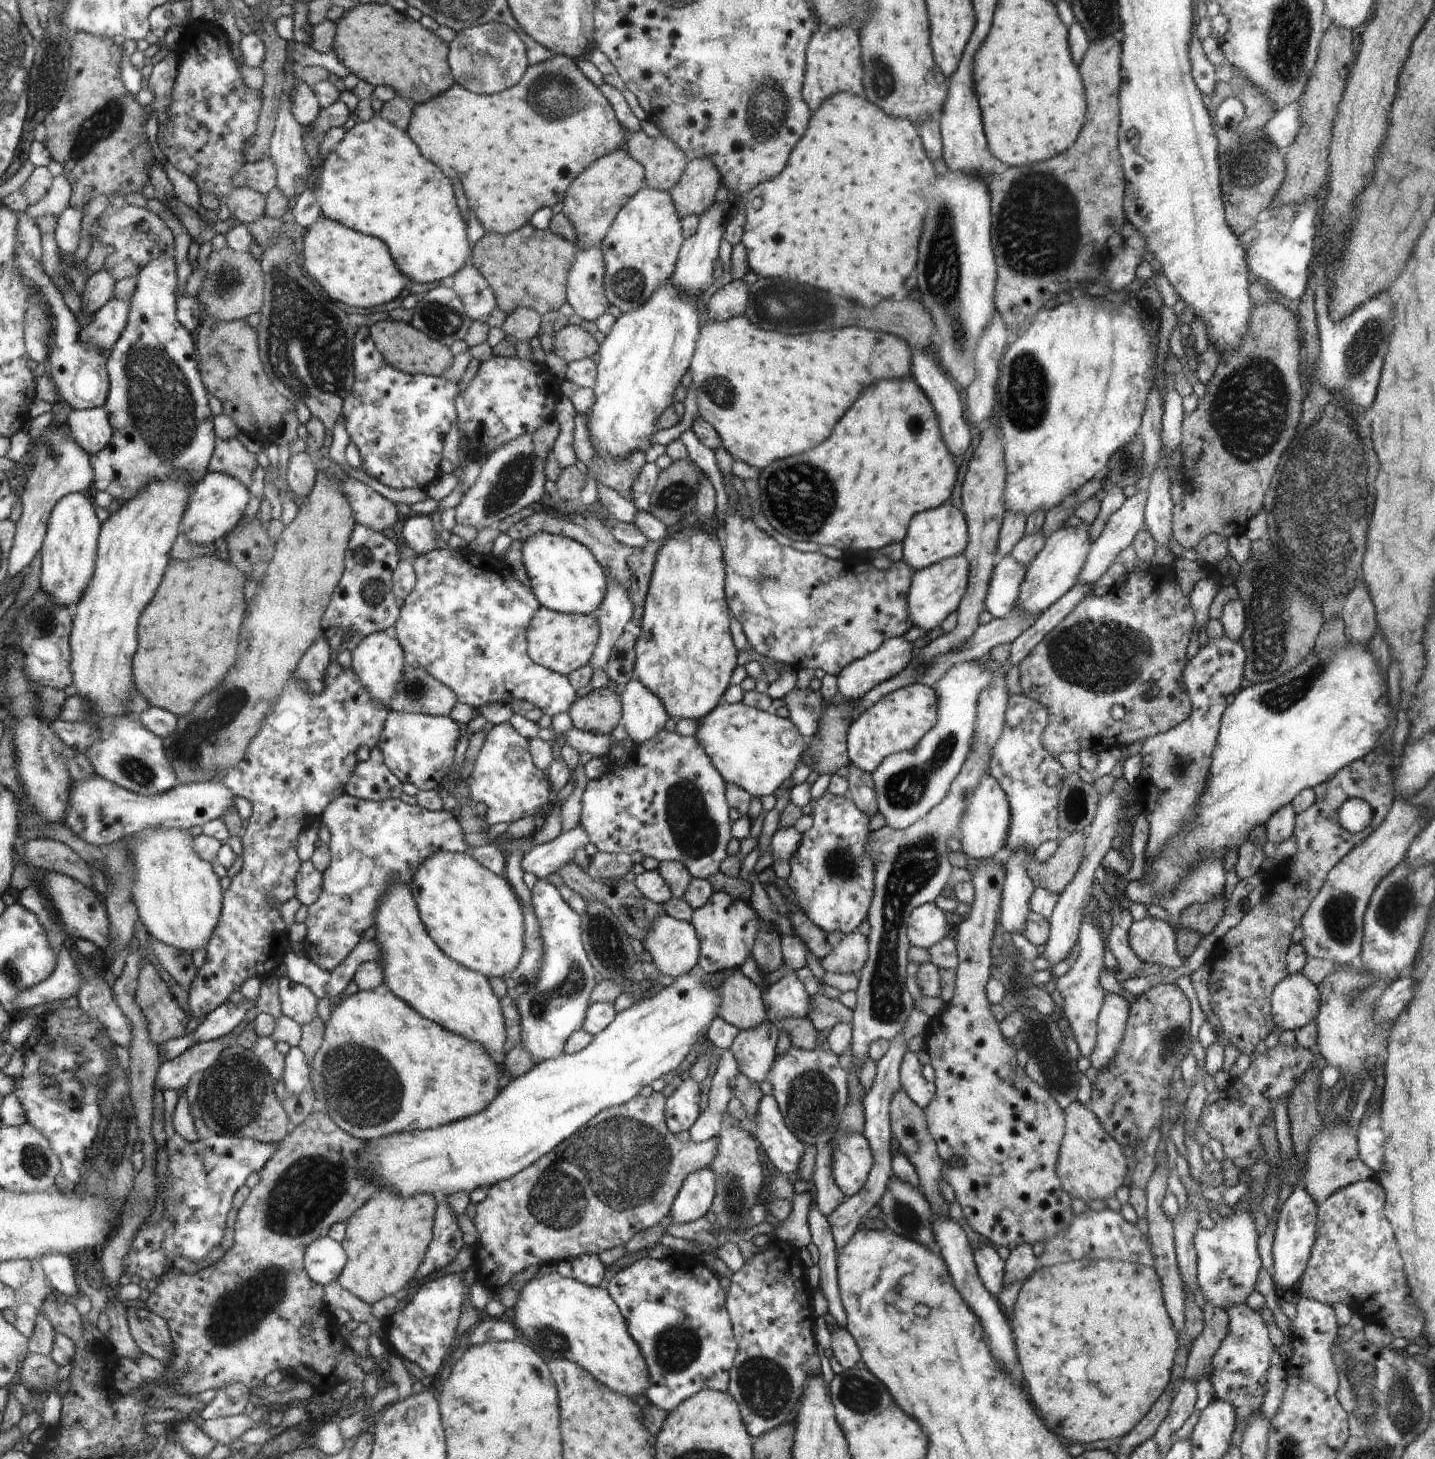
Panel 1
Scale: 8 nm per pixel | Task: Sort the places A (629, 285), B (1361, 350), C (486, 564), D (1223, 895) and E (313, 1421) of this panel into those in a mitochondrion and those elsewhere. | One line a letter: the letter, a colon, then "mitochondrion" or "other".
A: mitochondrion
B: mitochondrion
C: other
D: other
E: other

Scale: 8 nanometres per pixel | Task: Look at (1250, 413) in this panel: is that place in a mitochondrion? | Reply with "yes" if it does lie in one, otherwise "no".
yes

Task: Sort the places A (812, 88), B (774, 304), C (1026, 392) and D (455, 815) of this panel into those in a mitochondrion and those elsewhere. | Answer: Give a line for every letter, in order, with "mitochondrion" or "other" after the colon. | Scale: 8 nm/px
A: other
B: mitochondrion
C: mitochondrion
D: other

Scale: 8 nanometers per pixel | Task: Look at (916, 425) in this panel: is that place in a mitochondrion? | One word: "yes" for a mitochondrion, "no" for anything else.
no

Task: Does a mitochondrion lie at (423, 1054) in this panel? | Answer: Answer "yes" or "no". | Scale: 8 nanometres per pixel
no

